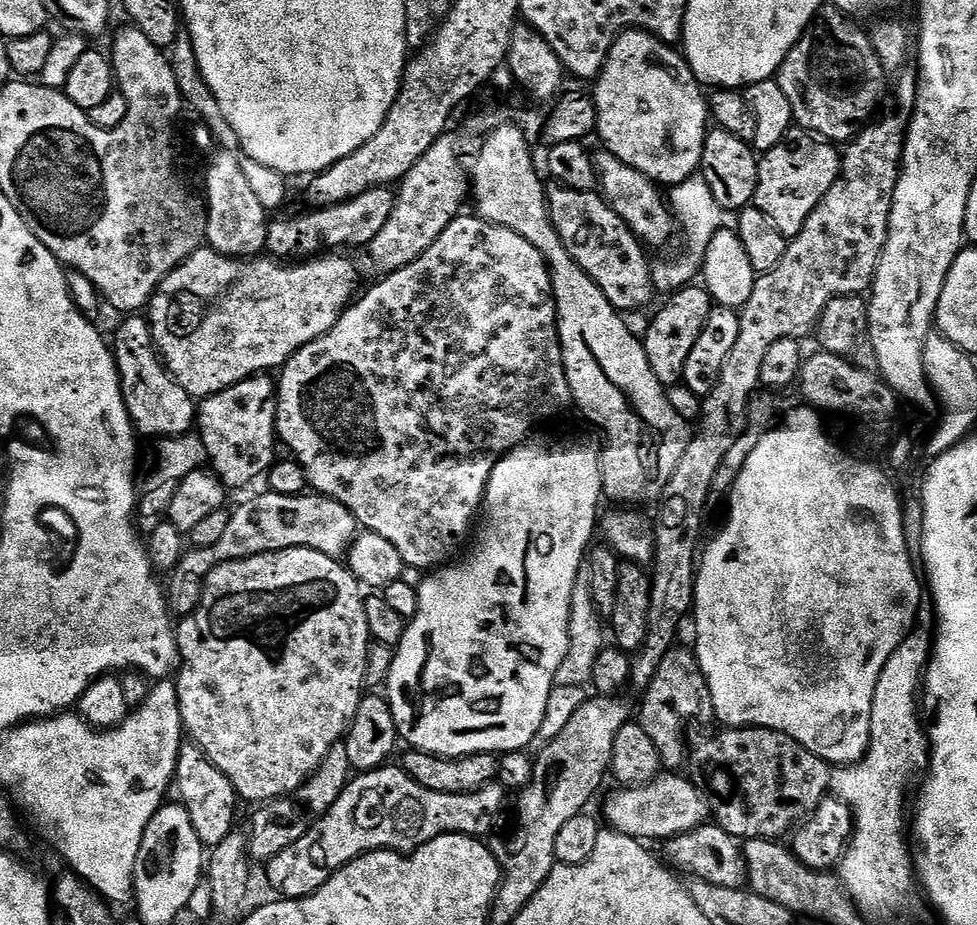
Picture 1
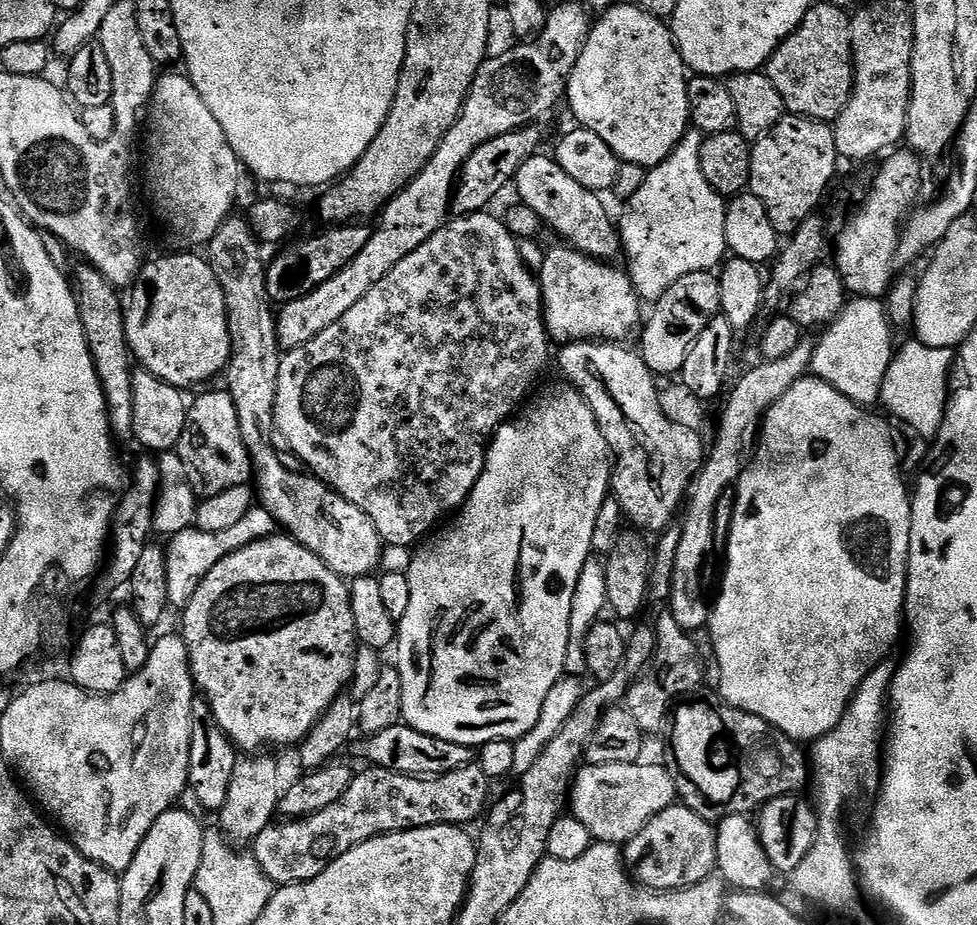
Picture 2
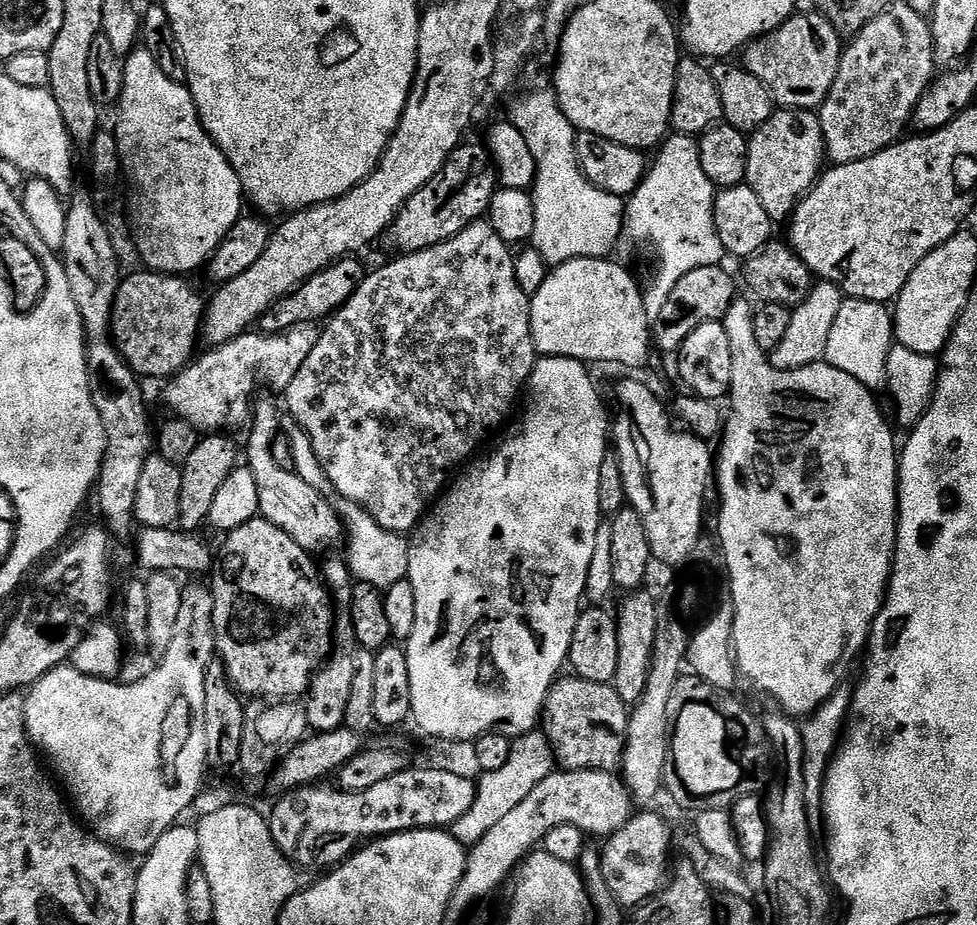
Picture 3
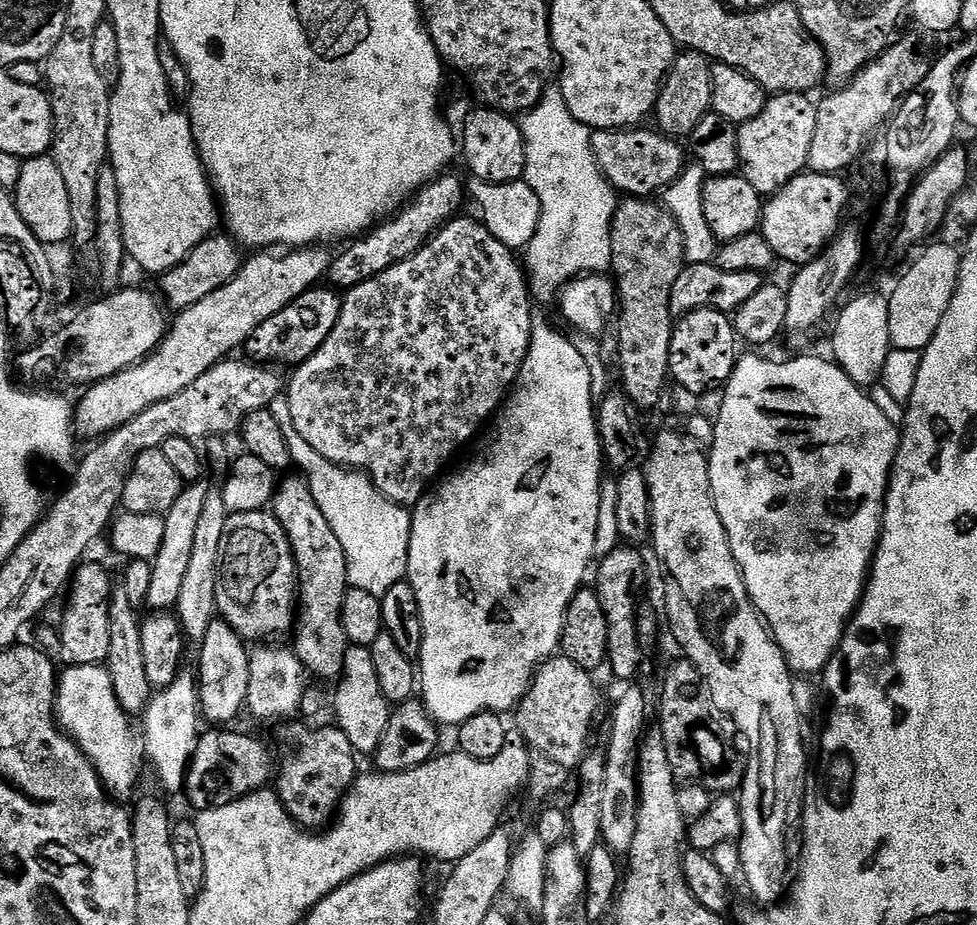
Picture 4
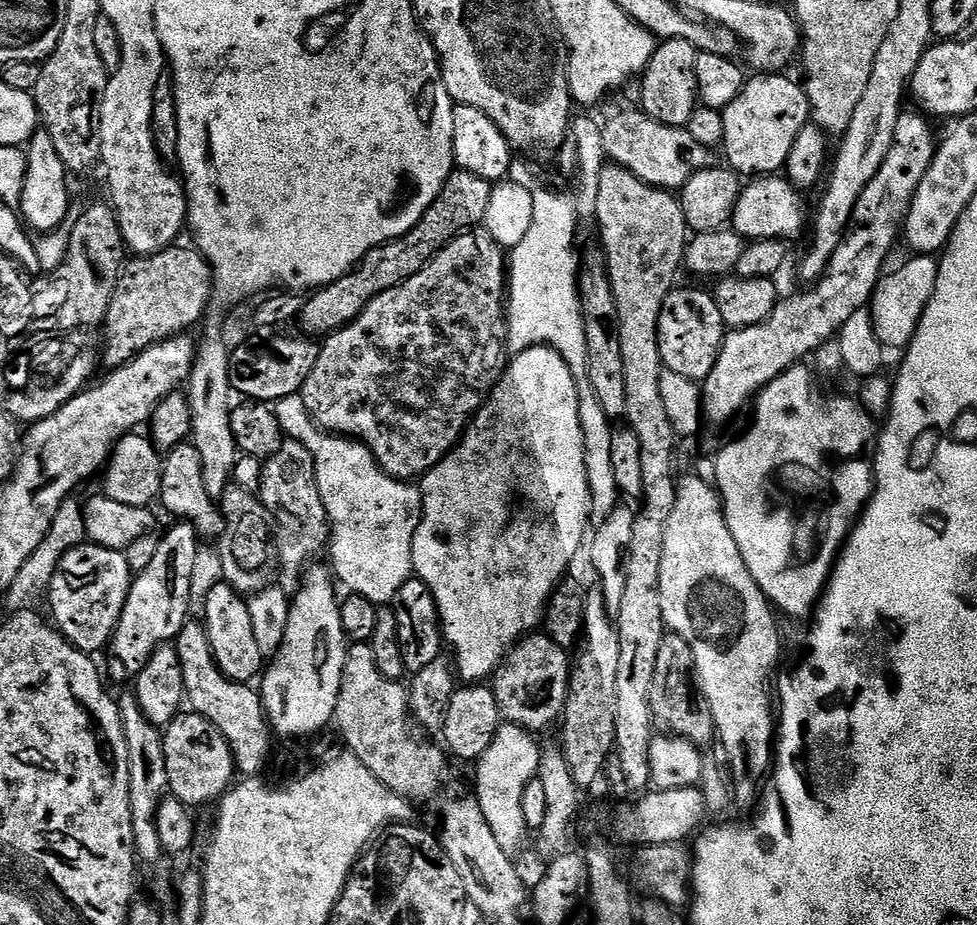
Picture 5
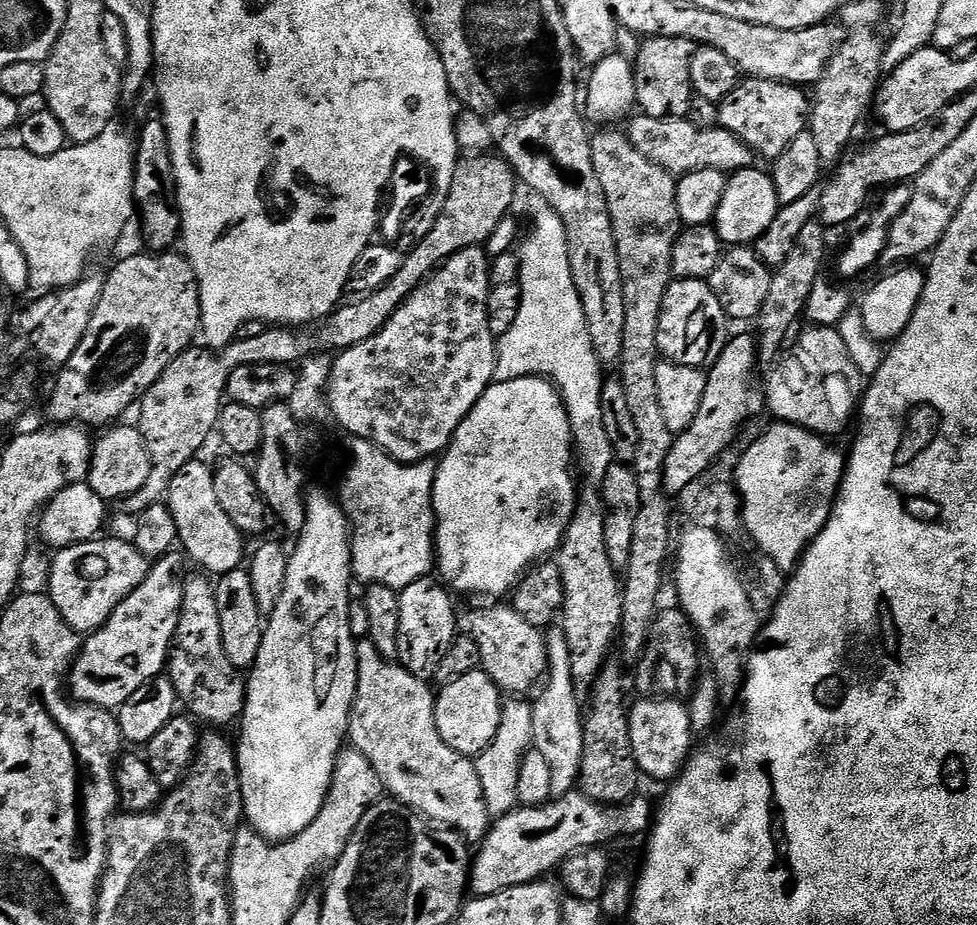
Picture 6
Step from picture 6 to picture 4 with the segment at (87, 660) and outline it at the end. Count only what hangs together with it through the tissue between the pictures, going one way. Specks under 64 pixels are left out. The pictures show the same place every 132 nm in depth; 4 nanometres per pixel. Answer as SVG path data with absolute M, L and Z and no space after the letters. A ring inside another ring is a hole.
M189 483L178 494L178 502L174 502L174 506L170 506L170 510L163 515L162 546L158 550L155 560L152 561L152 577L150 578L150 590L146 601L149 609L175 609L178 593L182 590L182 578L186 578L186 570L189 567L198 517L201 515L203 499L206 498L208 490L209 485L207 483Z

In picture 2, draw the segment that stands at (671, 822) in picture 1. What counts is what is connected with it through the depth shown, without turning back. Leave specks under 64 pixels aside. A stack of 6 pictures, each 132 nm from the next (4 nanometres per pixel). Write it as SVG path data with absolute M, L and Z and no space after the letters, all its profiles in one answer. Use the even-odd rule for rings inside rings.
M588 764L572 781L570 812L590 830L593 841L623 846L662 810L677 803L676 784L660 764Z

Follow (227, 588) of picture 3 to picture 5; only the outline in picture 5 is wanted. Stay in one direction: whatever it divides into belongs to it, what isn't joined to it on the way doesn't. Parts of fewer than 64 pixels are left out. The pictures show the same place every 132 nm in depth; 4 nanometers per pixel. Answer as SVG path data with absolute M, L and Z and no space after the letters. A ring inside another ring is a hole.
M237 486L225 490L218 507L224 516L224 531L218 540L223 583L241 594L261 592L274 580L274 529L268 512L253 493Z

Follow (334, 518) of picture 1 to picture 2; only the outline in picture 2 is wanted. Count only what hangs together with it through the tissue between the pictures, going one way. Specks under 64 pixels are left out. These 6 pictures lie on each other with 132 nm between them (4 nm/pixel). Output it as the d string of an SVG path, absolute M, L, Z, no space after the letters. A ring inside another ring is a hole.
M253 506L249 512L244 514L240 522L234 526L227 527L223 531L213 533L203 532L195 526L182 530L174 537L171 537L166 544L166 590L168 591L168 602L173 609L183 610L194 598L198 586L230 554L250 546L254 542L264 540L267 536L273 535L277 531L276 520L263 506Z

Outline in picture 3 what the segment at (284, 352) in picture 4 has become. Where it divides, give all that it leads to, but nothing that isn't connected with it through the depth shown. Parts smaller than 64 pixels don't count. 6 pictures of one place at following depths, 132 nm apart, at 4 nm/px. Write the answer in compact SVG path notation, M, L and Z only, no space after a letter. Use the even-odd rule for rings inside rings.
M355 255L336 260L330 267L323 268L318 274L311 276L305 284L299 284L289 296L283 296L260 317L259 331L264 334L285 332L290 330L290 326L327 321L344 307L344 303L356 293L356 287L364 281L366 268L363 268L356 260L359 259Z

